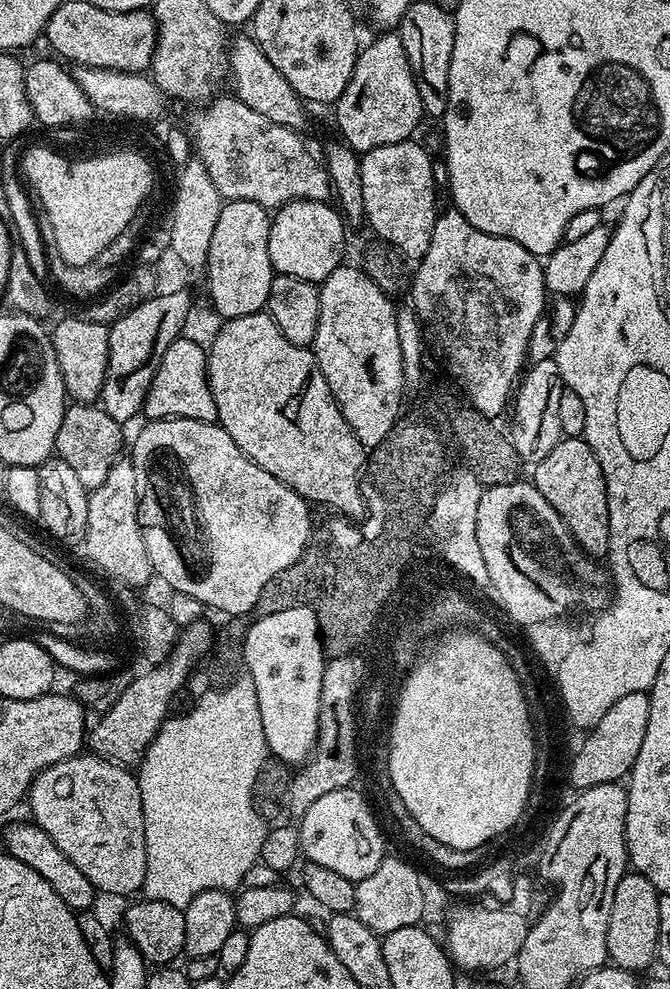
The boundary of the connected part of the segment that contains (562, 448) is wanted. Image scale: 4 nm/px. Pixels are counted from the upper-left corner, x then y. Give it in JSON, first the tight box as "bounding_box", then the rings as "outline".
{"bounding_box":[534,438,610,558],"outline":[[[561,438],[558,446],[534,465],[536,489],[558,510],[562,522],[568,528],[572,539],[580,545],[581,552],[592,558],[608,555],[610,538],[610,514],[606,498],[606,478],[594,450],[582,438]]]}

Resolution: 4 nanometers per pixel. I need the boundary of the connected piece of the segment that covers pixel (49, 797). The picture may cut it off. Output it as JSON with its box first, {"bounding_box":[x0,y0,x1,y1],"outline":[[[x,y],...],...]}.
{"bounding_box":[26,754,146,896],"outline":[[[95,754],[71,756],[32,779],[26,804],[32,807],[31,819],[90,878],[97,893],[128,896],[143,889],[146,830],[140,782],[131,767]]]}

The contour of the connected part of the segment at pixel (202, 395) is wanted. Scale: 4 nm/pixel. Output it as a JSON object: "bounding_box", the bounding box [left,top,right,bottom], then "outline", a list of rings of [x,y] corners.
{"bounding_box":[143,334,218,423],"outline":[[[184,334],[177,336],[174,342],[170,342],[166,354],[162,354],[162,362],[144,399],[143,415],[148,420],[190,418],[198,422],[217,423],[218,406],[214,406],[214,394],[208,385],[208,353],[205,345],[186,337]]]}

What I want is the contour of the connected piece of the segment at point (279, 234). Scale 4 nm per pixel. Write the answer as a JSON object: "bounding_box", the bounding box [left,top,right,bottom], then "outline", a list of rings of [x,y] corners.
{"bounding_box":[270,200,346,282],"outline":[[[295,200],[275,209],[270,226],[270,262],[273,273],[322,282],[333,270],[341,267],[346,220],[332,206],[323,200]]]}

